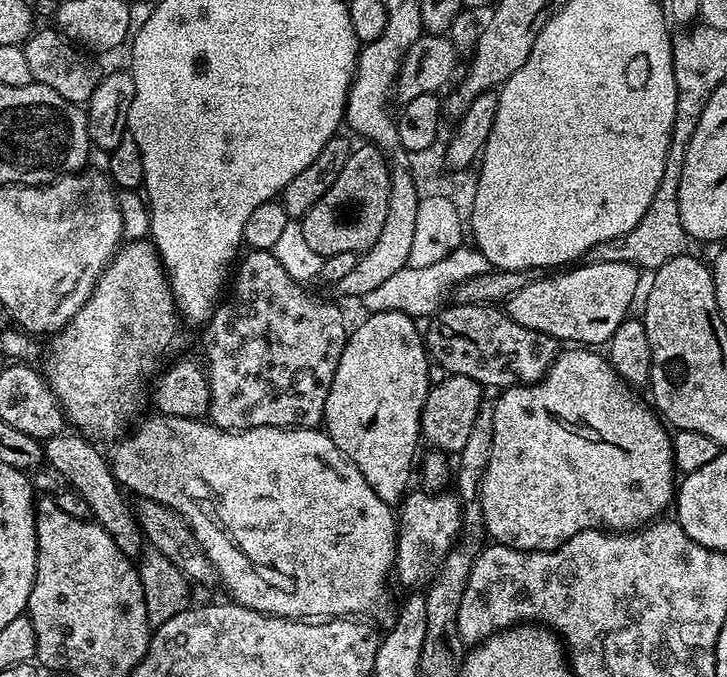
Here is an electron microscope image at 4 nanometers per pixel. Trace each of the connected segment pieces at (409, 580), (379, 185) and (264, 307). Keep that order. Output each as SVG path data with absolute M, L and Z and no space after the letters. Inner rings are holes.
M448 490L419 491L409 491L398 508L394 576L400 579L404 590L412 590L420 583L431 581L462 531L459 496Z
M361 143L342 166L334 186L314 202L311 210L302 218L302 232L310 250L323 258L352 251L363 254L382 234L386 214L390 206L390 161L375 144Z
M252 250L247 254L244 261L239 261L240 269L239 264L235 269L230 291L216 305L210 323L203 329L203 363L210 390L207 419L227 432L262 426L317 427L324 419L326 394L330 394L330 382L334 382L342 350L350 335L350 324L344 321L344 312L338 305L311 296L303 283L282 268L271 250Z

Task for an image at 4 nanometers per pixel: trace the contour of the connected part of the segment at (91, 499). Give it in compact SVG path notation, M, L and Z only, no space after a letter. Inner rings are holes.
M68 430L43 441L42 447L46 464L57 469L59 473L63 473L63 477L68 479L69 485L78 494L82 494L82 498L86 498L86 506L90 506L92 511L91 519L100 524L102 530L106 530L106 534L110 534L110 538L114 538L114 546L118 546L118 550L122 550L122 554L126 554L130 558L139 557L146 541L140 531L140 523L136 520L133 505L130 500L128 504L127 498L129 499L129 497L126 495L125 489L114 478L105 453L103 456L96 449L99 447L93 441Z

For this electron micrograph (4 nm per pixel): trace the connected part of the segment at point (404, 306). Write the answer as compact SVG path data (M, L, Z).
M468 244L460 245L451 251L446 258L434 262L431 266L403 268L391 278L386 278L382 285L370 290L362 297L365 311L369 313L397 311L406 313L413 318L429 317L438 312L443 305L442 301L455 287L472 276L481 276L493 271L492 263L479 248Z

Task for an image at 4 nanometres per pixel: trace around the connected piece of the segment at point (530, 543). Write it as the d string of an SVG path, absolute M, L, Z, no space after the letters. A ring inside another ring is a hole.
M572 346L569 352L561 351L555 362L549 366L543 380L535 384L517 384L514 388L503 389L500 397L495 397L492 410L492 433L494 446L490 450L490 466L486 466L486 478L482 482L480 501L484 515L485 533L495 543L505 544L518 550L527 552L549 552L560 548L574 534L587 528L599 528L613 532L626 532L639 530L652 523L653 520L663 517L673 503L678 487L678 473L676 462L672 453L672 438L665 421L647 403L636 397L637 389L626 383L614 370L607 355L598 353L588 346Z

